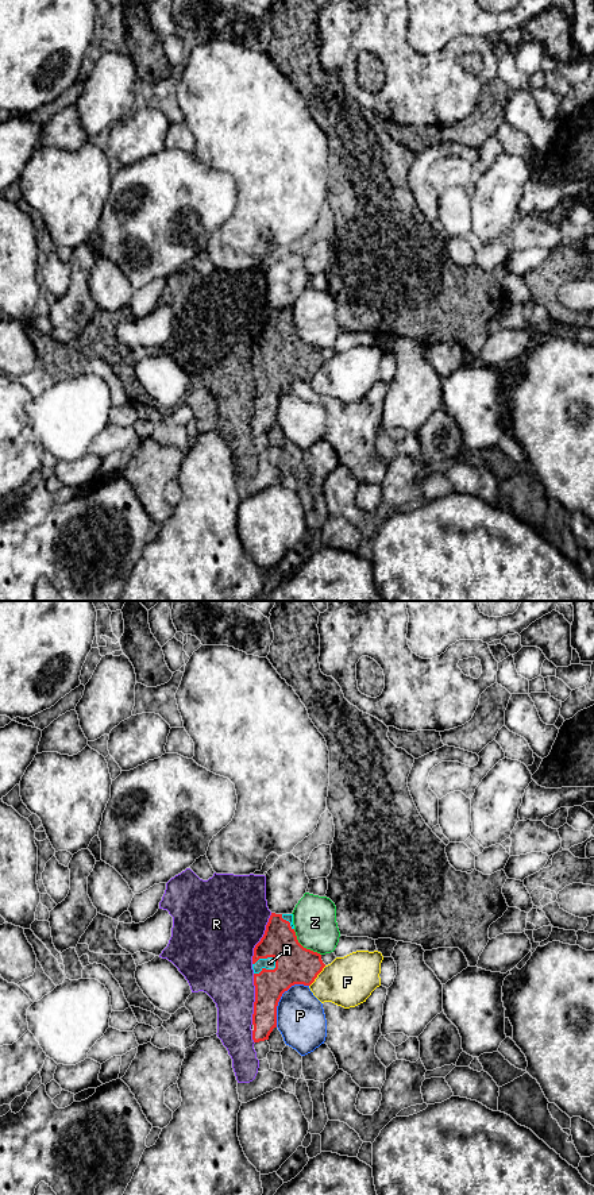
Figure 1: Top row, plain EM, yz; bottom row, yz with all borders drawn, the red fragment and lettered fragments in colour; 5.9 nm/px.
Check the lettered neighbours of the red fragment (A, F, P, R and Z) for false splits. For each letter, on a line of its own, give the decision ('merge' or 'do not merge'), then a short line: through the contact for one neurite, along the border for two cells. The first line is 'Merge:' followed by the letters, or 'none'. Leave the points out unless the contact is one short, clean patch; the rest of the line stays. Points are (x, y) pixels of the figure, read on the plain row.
Merge: A
A: merge
F: do not merge | yz (326, 361), (309, 381)
P: do not merge
R: do not merge
Z: do not merge

